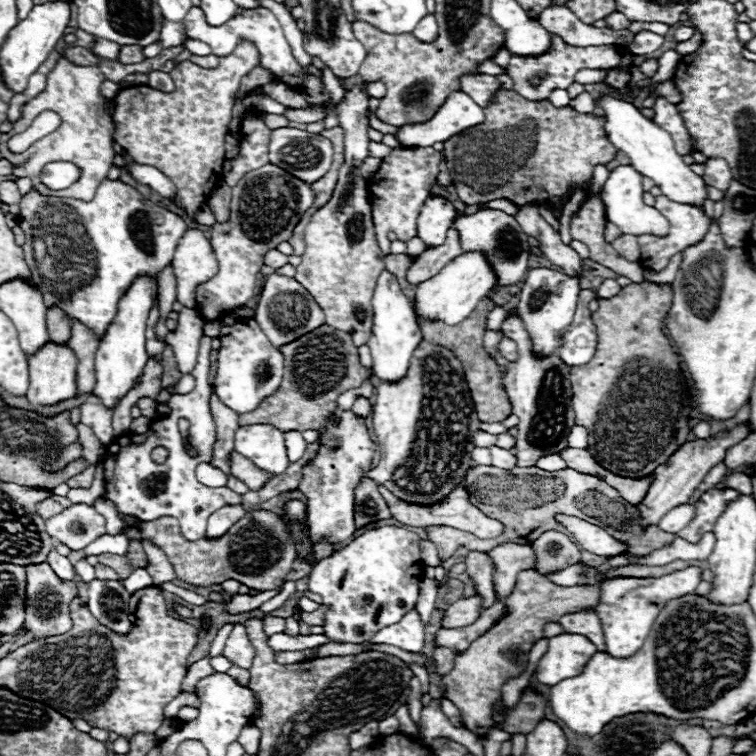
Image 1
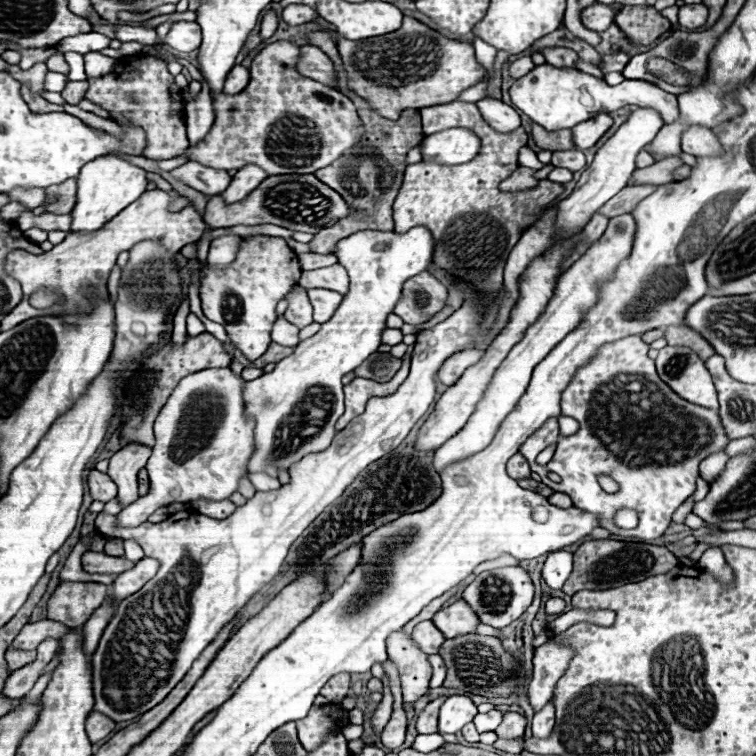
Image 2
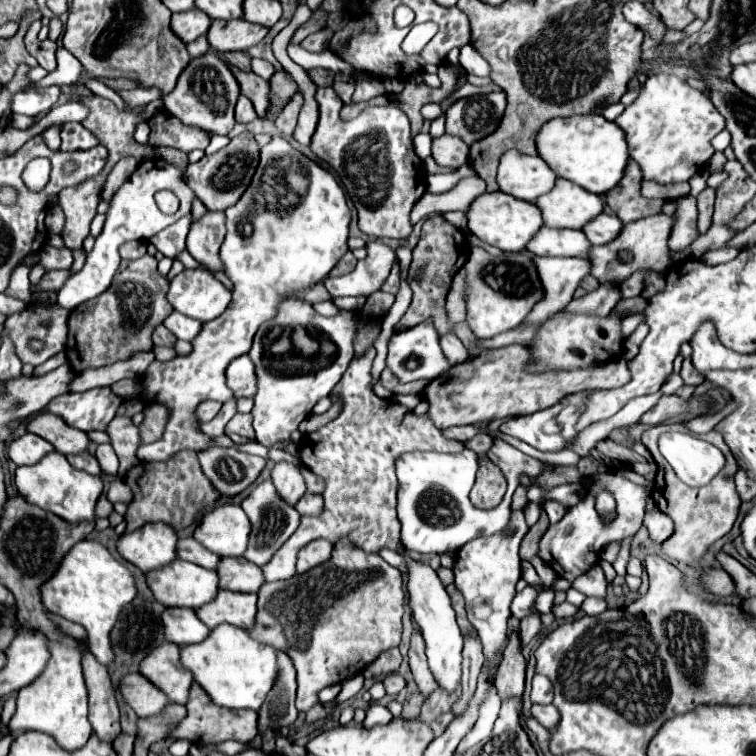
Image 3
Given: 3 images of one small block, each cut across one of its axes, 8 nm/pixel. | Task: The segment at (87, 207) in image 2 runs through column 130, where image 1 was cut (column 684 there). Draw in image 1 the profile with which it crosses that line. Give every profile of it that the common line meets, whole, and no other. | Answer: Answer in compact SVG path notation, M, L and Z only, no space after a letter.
M602 94L598 98L602 110L604 110L604 132L608 140L616 146L616 150L622 150L628 154L630 164L642 174L654 180L658 188L662 188L662 194L668 196L674 202L686 202L686 204L698 204L702 206L702 200L706 198L706 182L702 176L694 174L690 166L682 162L682 156L676 154L672 136L662 130L654 120L646 118L640 108L636 108L632 102L626 102L622 98L614 98L610 94Z

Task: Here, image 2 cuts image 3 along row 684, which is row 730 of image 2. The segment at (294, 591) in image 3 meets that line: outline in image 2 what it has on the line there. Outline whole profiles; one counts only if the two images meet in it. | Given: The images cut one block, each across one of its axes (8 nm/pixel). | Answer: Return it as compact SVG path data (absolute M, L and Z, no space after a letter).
M334 704L312 708L310 714L298 724L298 738L306 750L314 750L322 740L326 738L328 732L340 728L338 726L338 708Z

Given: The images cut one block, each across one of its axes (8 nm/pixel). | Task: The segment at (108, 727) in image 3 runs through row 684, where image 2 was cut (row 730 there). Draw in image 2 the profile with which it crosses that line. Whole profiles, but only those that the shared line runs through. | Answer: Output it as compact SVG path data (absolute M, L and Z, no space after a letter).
M92 712L86 720L86 732L88 732L88 738L92 742L106 738L114 728L116 728L116 722L112 718L108 718L106 714L100 714L100 712Z

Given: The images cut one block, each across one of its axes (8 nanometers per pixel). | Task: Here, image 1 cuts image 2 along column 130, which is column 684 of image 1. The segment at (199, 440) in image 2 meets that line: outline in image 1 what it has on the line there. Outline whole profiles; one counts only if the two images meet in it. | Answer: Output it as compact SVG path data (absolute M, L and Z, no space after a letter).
M682 504L682 506L676 506L674 510L670 510L658 522L658 526L670 534L676 534L682 528L686 528L692 522L692 518L694 518L694 504Z

